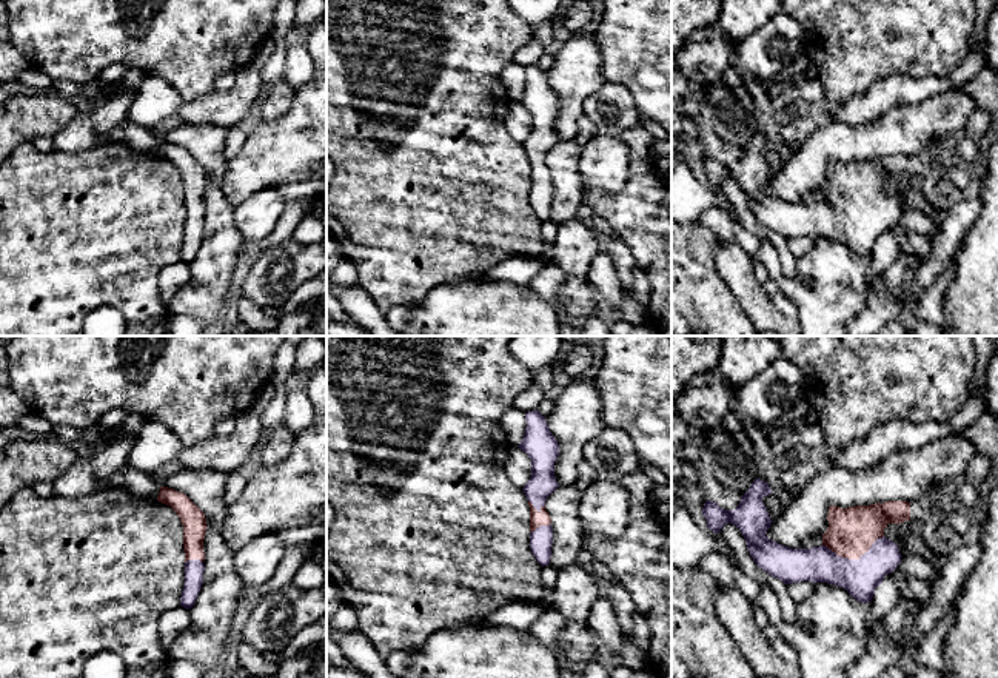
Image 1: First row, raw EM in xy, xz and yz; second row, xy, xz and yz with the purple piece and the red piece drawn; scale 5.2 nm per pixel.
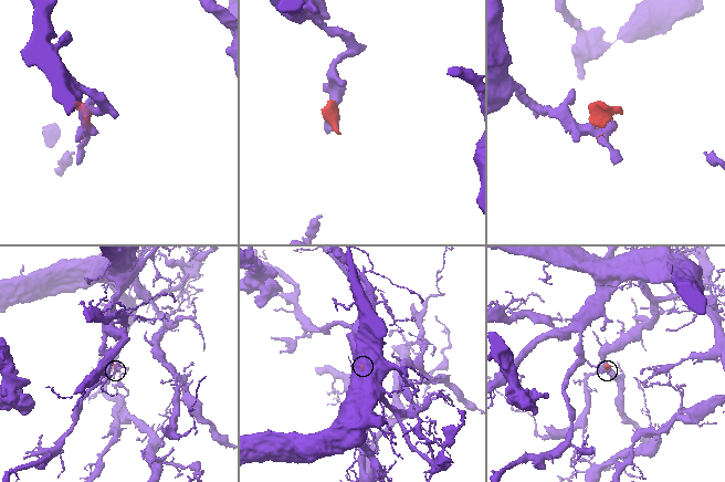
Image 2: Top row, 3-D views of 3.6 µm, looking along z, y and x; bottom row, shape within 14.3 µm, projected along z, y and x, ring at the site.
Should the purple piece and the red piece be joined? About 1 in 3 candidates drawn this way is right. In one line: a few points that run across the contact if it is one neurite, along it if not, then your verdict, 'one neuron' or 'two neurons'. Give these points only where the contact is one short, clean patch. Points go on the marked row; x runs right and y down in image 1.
one neuron

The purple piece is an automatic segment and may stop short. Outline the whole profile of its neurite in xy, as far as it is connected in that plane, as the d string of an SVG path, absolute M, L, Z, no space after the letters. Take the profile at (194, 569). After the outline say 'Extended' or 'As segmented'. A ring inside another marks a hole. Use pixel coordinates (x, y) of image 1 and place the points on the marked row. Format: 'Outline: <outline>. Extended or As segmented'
Outline: M160 487L157 501L169 505L183 525L185 550L185 586L180 596L180 606L191 609L203 584L203 539L206 533L205 513L182 492Z. Extended

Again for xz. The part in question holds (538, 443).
Outline: M538 410L525 413L525 421L525 435L517 447L531 459L531 478L522 490L530 507L530 549L544 567L550 564L553 544L551 518L545 510L545 501L559 487L554 478L559 444Z. Extended

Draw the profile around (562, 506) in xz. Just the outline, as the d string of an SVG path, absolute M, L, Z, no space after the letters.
M559 485L545 501L553 527L550 566L558 570L574 564L582 550L581 495L574 485Z

